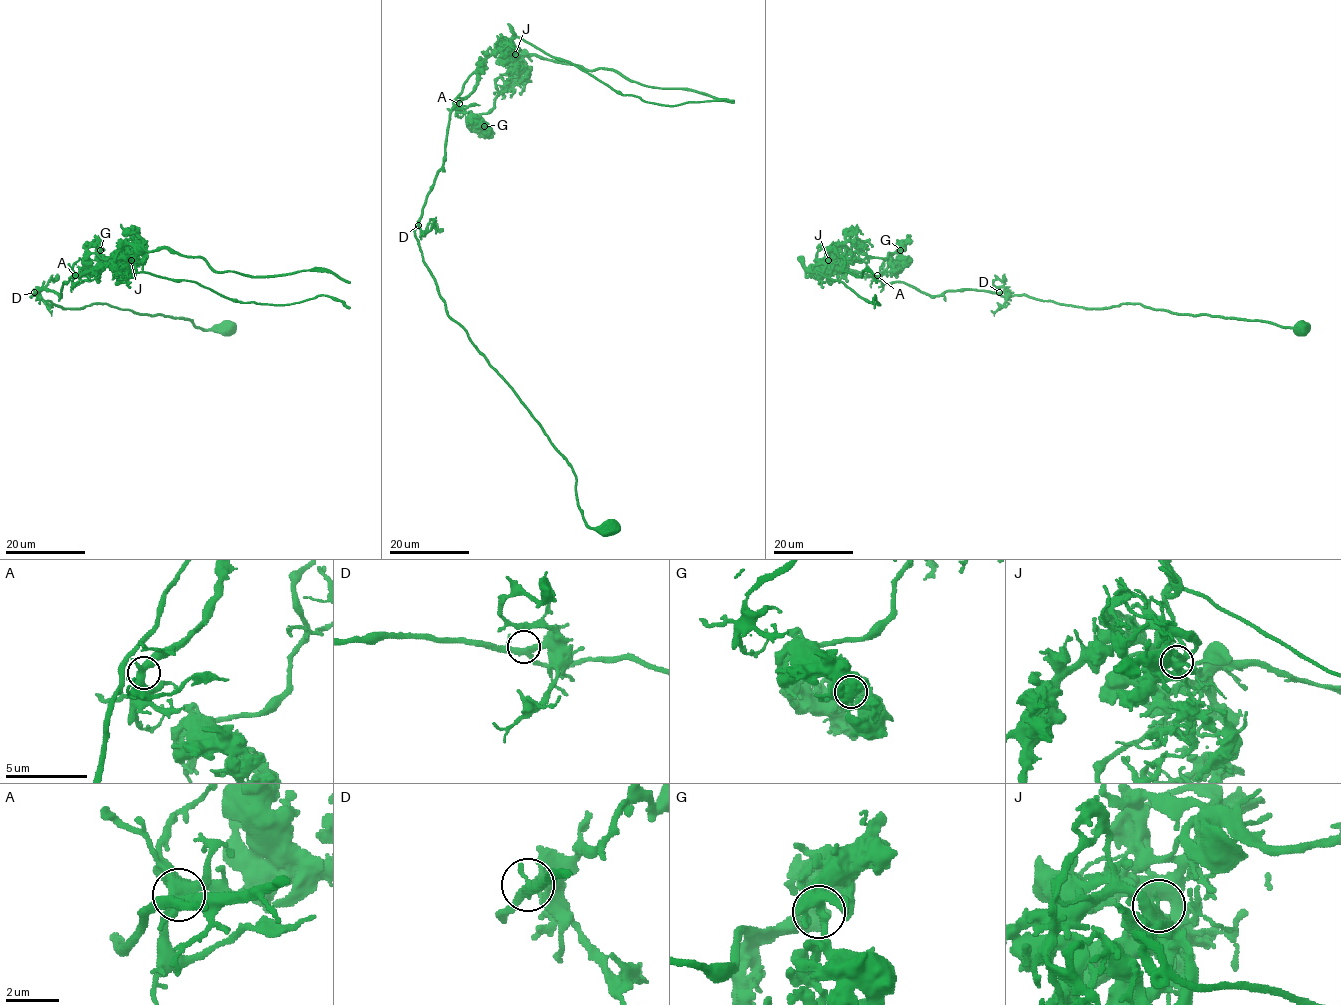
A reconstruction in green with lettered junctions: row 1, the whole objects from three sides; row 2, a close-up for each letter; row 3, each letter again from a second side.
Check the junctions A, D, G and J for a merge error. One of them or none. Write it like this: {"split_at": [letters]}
{"split_at": ["J"]}

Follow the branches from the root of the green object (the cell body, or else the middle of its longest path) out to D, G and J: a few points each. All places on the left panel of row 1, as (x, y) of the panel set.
D: (226, 328), (203, 329), (189, 319), (139, 314), (100, 303), (64, 308), (36, 295), (30, 296), (34, 292)
G: (226, 328), (30, 296), (59, 295), (72, 277), (133, 261), (88, 251), (100, 250)
J: (226, 328), (100, 303), (64, 308), (30, 296), (38, 290), (59, 295), (72, 277), (131, 260)

